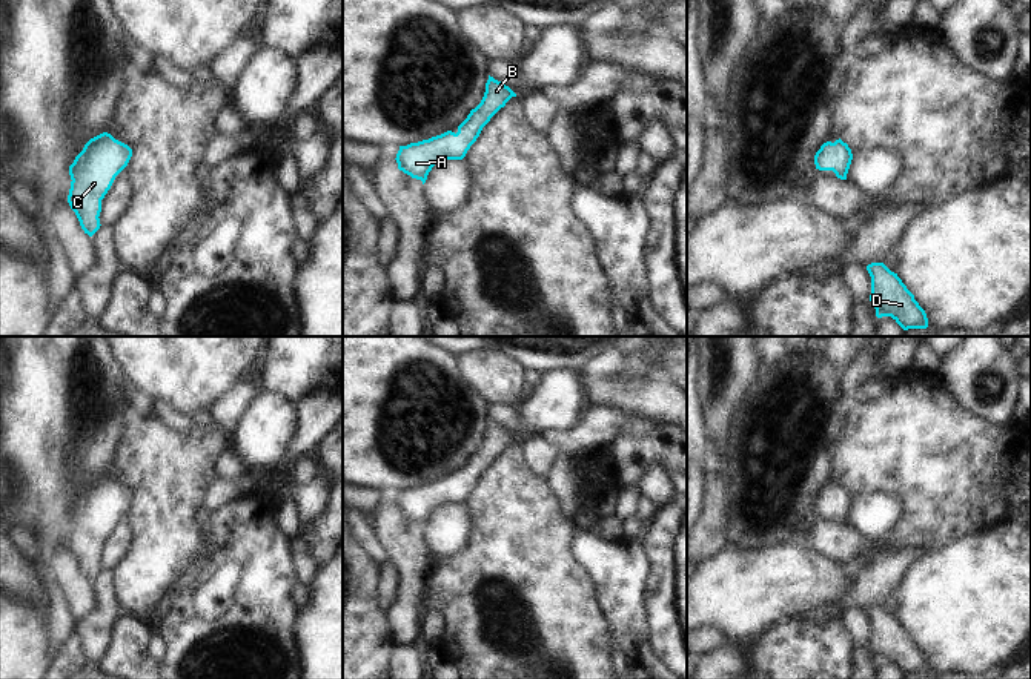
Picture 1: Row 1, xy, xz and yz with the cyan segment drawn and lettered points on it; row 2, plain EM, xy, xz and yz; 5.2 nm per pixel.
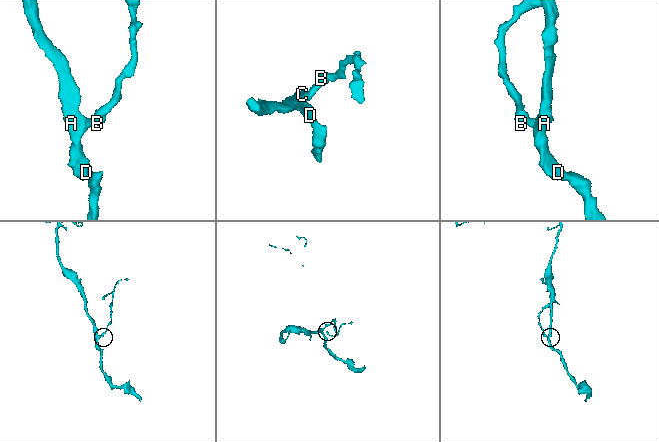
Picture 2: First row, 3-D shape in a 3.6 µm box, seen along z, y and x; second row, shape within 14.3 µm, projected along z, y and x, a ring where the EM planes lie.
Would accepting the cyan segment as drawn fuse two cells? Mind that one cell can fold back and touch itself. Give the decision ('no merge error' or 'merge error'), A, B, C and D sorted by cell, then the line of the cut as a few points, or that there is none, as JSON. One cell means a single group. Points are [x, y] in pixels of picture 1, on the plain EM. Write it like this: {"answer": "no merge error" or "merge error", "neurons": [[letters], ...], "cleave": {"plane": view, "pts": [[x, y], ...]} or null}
{"answer": "no merge error", "neurons": [["A", "B", "C", "D"]], "cleave": null}

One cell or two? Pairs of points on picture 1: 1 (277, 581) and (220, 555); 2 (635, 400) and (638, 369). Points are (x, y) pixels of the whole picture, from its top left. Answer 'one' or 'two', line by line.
1: one
2: two

